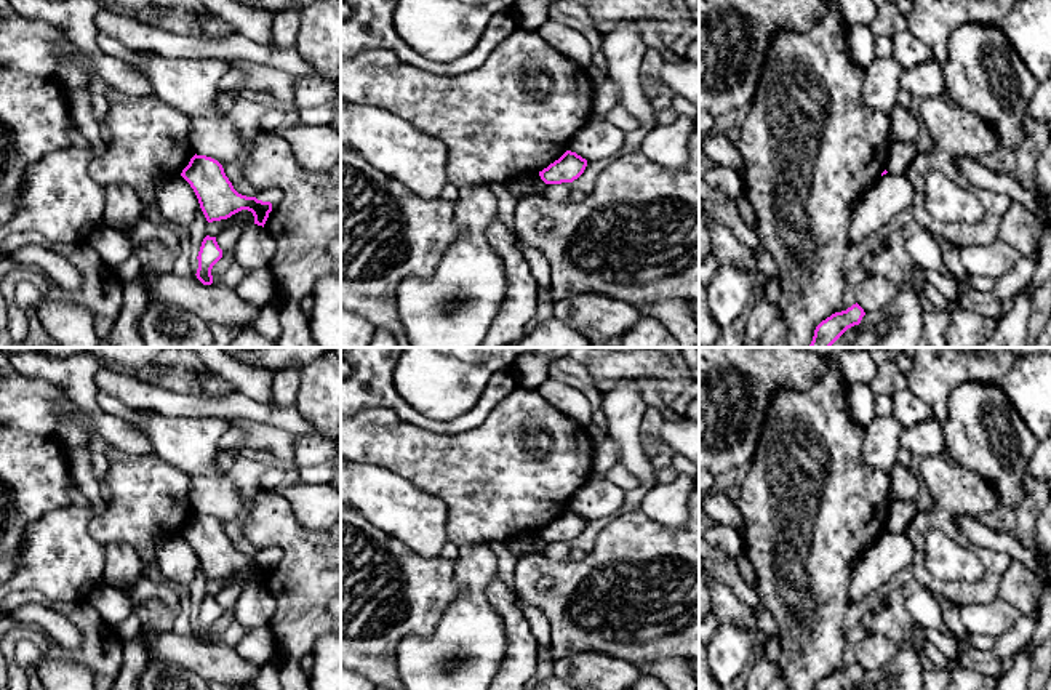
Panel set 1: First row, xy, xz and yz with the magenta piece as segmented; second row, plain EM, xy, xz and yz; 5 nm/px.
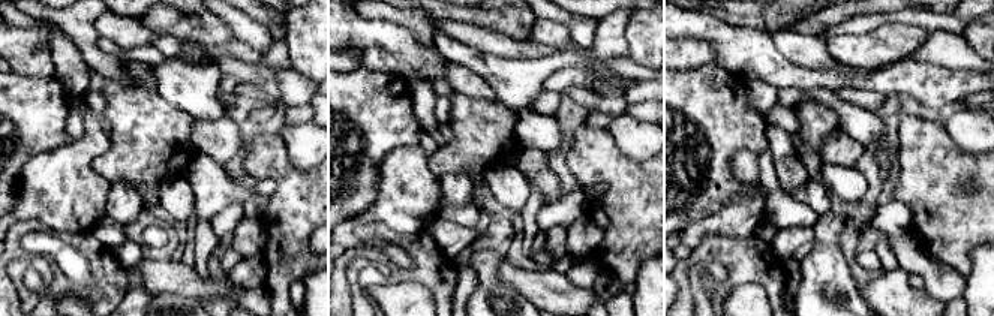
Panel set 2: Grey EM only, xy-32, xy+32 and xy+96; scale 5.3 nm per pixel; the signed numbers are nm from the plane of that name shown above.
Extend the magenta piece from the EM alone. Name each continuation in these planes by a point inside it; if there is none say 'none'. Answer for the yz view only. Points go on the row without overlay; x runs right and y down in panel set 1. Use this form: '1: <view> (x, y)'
none

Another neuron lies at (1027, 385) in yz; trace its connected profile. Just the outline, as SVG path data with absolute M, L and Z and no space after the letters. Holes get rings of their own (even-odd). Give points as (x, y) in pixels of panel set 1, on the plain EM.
M1051 354L1016 357L1000 383L1035 439L1051 435Z

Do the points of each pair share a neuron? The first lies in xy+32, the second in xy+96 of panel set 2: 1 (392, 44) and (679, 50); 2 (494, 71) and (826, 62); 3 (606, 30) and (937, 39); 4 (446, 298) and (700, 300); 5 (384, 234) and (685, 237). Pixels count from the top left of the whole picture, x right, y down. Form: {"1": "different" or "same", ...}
{"1": "different", "2": "same", "3": "same", "4": "different", "5": "different"}

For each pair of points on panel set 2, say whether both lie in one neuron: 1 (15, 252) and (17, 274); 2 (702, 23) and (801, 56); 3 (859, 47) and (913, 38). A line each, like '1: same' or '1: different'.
1: different
2: different
3: same

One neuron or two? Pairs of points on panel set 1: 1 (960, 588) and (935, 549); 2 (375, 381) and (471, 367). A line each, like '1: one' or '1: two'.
1: two
2: two

